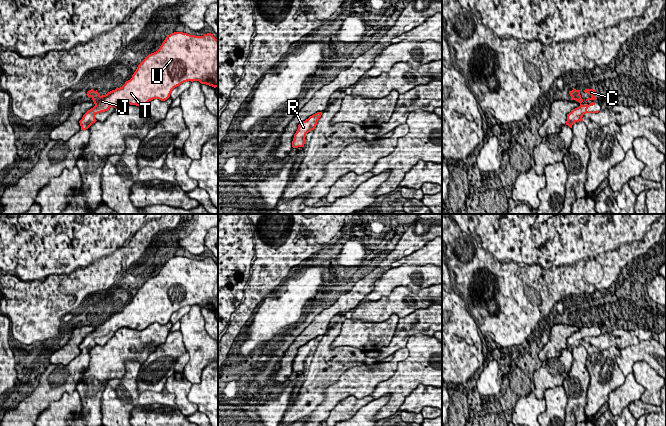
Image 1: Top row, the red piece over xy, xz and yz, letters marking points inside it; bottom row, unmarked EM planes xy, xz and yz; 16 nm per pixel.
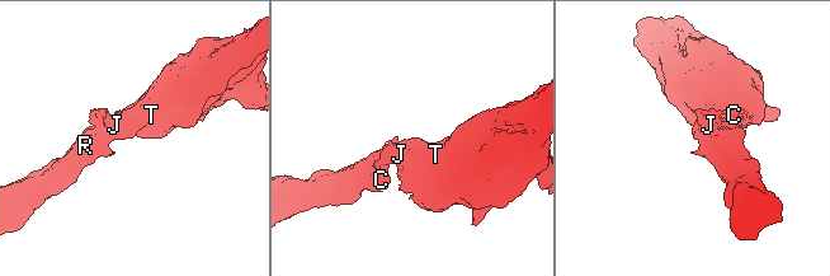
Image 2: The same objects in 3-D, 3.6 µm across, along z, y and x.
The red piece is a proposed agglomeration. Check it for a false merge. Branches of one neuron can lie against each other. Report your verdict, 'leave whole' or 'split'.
leave whole

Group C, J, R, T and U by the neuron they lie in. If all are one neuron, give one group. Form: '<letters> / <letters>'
C J R T U

